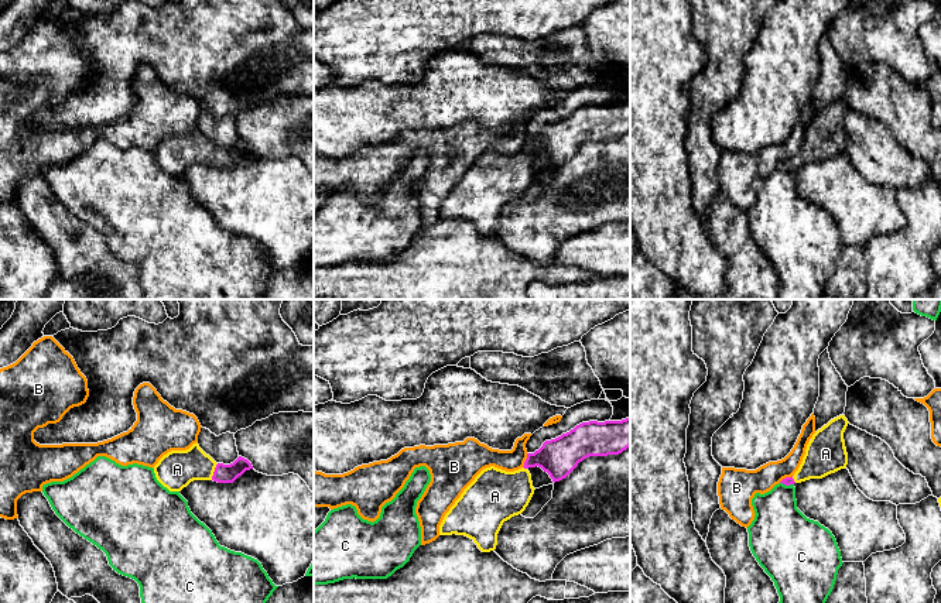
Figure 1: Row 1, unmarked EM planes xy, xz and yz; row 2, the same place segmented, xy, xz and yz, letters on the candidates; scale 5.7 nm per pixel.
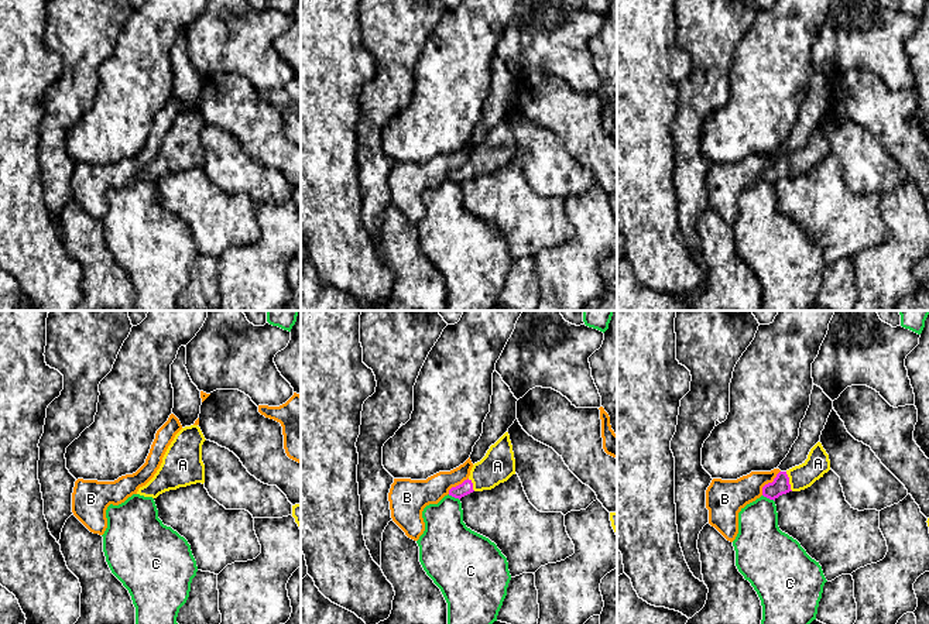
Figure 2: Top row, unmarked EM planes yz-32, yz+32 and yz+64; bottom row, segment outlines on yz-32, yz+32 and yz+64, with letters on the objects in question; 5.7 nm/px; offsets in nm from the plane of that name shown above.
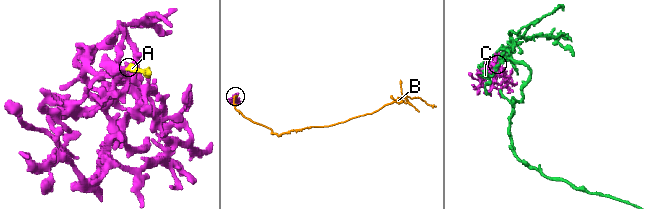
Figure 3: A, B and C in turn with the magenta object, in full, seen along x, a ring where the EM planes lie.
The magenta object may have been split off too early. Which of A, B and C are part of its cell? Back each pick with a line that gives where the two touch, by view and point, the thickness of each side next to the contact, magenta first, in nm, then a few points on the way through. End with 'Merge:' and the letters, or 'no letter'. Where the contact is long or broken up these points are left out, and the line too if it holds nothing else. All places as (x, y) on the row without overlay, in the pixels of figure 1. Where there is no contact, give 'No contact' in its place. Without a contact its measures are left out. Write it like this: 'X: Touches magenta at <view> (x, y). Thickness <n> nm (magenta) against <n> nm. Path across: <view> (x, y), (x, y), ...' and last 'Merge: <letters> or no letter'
A: Touches magenta at xy (214, 156). Thickness 110 nm (magenta) against 220 nm. Path across: xy (223, 157), (214, 156), (177, 153)
Merge: A

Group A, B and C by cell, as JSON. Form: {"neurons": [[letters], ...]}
{"neurons": [["A"], ["B"], ["C"]]}

